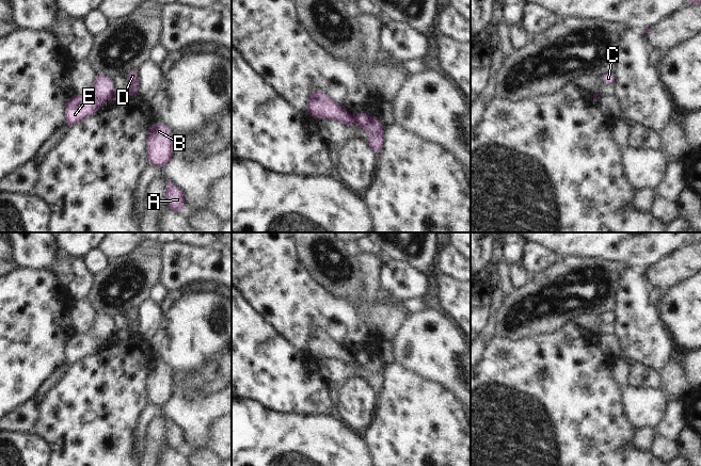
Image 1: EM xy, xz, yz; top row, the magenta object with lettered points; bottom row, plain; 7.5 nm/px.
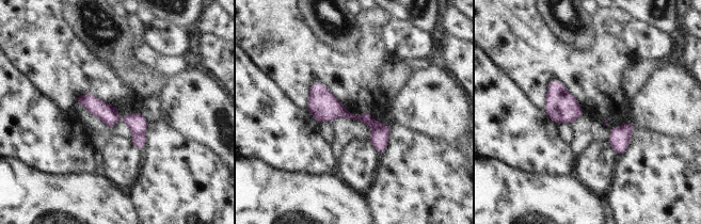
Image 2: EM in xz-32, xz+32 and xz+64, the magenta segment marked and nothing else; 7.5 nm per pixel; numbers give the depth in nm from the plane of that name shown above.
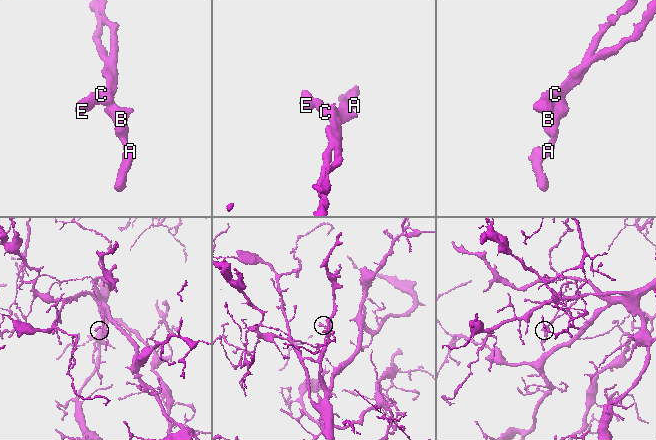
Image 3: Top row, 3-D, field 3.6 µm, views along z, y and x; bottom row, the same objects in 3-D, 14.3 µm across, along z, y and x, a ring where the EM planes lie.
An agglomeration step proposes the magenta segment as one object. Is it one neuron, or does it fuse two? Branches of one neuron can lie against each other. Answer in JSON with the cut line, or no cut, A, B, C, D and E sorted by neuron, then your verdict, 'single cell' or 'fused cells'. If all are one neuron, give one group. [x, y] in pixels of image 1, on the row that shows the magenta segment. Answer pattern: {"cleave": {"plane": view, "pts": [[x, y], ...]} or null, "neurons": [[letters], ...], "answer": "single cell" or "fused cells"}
{"cleave": {"plane": "xz", "pts": [[382, 131], [371, 134]]}, "neurons": [["A", "B", "C", "E"], ["D"]], "answer": "fused cells"}

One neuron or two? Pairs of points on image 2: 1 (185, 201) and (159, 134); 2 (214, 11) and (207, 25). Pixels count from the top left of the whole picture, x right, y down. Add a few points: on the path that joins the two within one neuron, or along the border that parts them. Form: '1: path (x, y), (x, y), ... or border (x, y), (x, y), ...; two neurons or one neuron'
1: path (181, 185), (166, 150); one neuron
2: path (213, 14), (213, 18), (210, 21); one neuron

